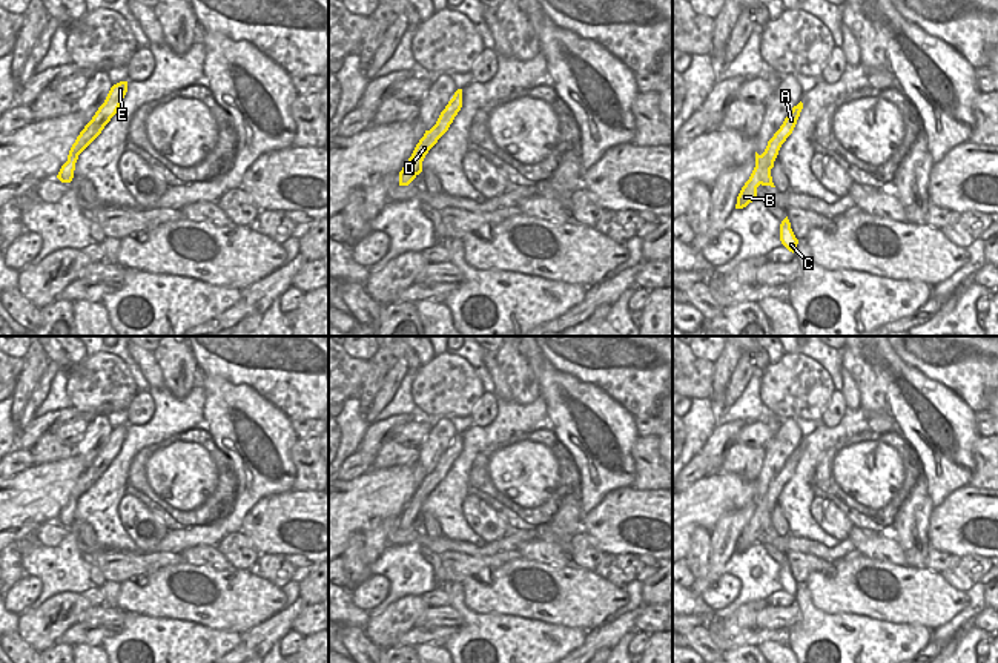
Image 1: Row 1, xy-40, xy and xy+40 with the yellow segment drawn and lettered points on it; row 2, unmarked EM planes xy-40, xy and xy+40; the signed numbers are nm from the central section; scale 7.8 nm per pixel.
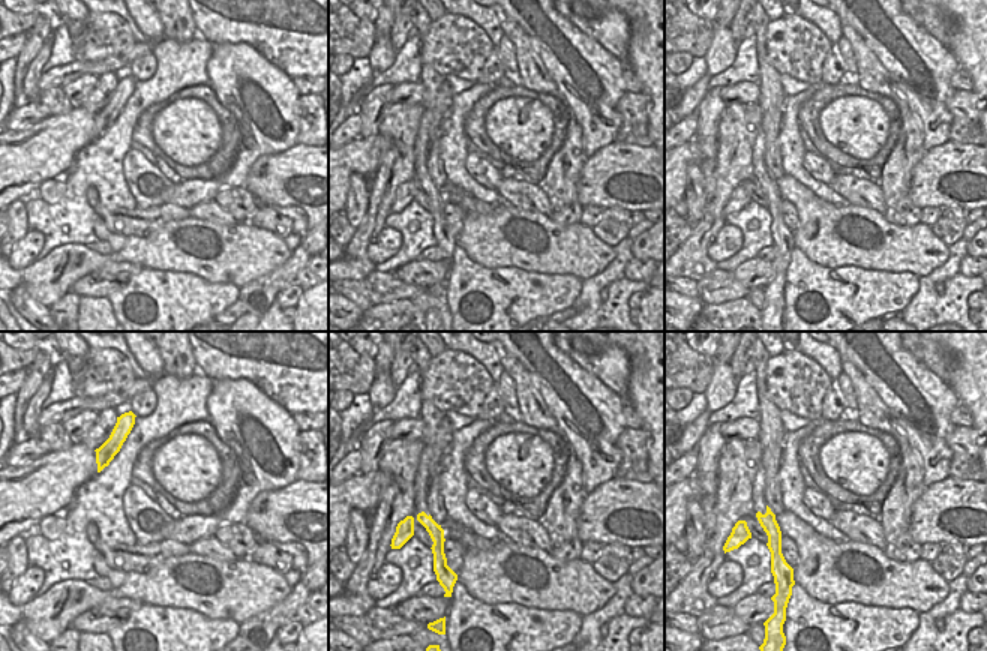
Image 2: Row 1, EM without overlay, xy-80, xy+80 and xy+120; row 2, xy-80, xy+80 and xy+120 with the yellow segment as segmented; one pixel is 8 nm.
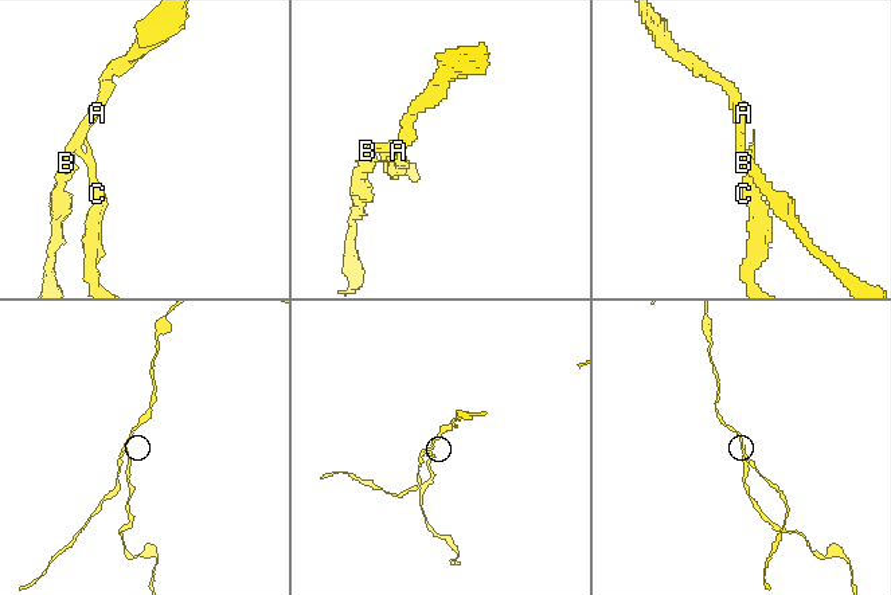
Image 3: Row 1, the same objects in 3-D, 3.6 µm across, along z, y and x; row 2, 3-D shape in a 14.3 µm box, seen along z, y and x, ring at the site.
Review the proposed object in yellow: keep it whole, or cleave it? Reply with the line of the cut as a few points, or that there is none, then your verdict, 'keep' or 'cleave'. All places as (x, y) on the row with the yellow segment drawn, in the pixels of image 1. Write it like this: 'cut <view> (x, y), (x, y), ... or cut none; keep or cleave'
cut xy+40 (768, 161), (760, 183); cleave

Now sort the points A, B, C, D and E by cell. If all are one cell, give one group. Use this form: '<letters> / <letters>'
A B D E / C

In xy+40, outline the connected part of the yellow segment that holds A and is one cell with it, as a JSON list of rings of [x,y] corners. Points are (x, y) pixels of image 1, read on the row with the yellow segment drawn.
[[[800,101],[797,106],[792,107],[780,129],[768,141],[765,152],[762,155],[755,152],[755,167],[737,196],[735,209],[743,209],[749,203],[757,200],[757,187],[762,184],[762,173],[766,166],[769,166],[771,169],[774,167],[778,150],[786,138],[792,134],[801,109],[803,103]]]

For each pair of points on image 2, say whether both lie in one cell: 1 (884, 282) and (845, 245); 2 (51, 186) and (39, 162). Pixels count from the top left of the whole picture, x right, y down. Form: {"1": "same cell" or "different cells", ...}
{"1": "different cells", "2": "different cells"}

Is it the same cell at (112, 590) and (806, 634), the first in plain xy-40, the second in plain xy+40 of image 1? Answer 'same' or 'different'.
same

